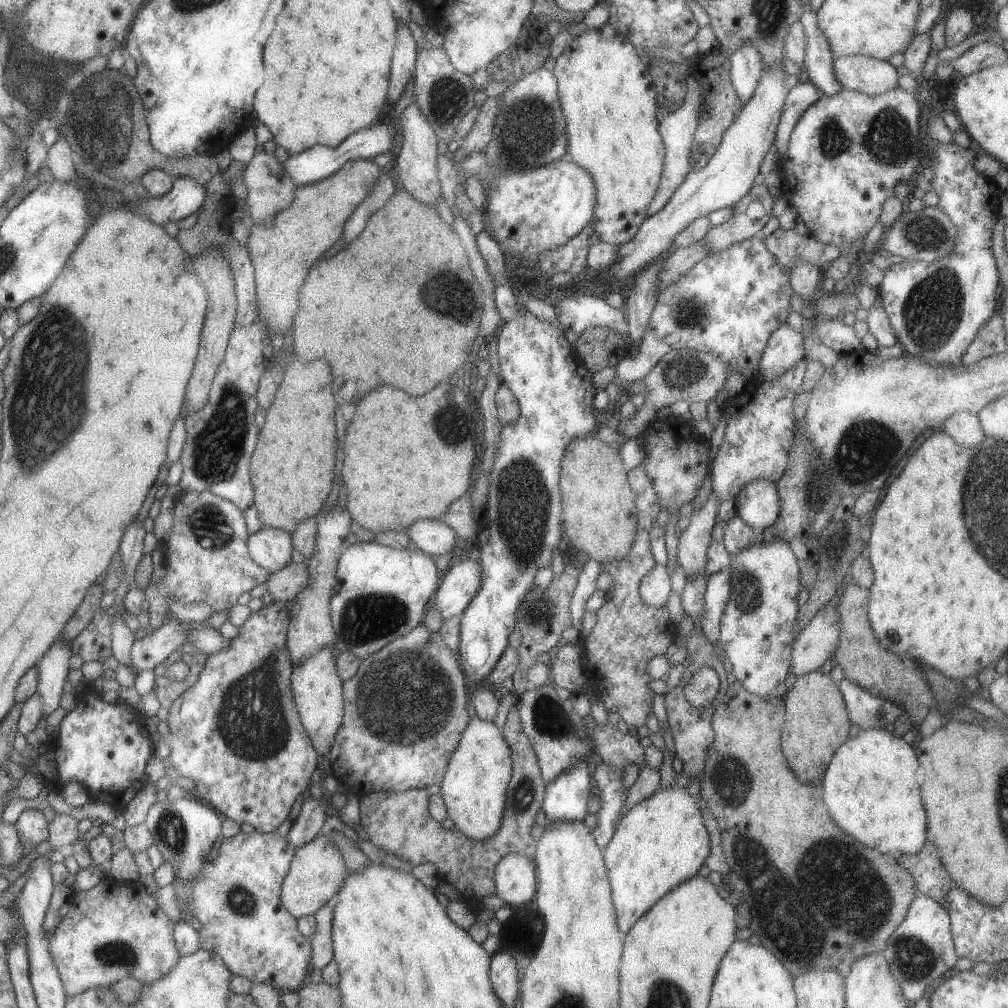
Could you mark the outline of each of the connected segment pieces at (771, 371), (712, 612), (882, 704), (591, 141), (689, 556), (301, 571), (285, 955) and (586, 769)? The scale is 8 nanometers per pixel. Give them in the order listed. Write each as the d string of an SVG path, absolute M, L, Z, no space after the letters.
M787 323L771 332L758 364L759 376L766 381L776 379L803 360L803 339L801 332Z
M730 568L711 573L706 578L704 615L700 630L713 645L719 644L719 621L730 593Z
M840 680L837 688L842 694L848 719L852 724L857 724L861 731L883 729L900 737L903 732L913 728L905 712L901 718L901 709L896 704L865 692L865 689L853 684L853 681Z
M606 23L599 30L586 29L581 36L571 38L571 42L567 48L554 59L554 67L552 70L555 76L558 99L565 119L565 134L567 144L567 156L573 164L577 164L579 168L583 168L585 172L589 172L590 179L593 181L595 187L595 204L592 212L592 229L598 236L600 241L610 244L611 246L620 247L622 244L629 242L633 235L639 230L641 223L647 218L646 208L653 200L662 173L662 164L664 159L664 144L662 143L661 135L658 131L658 122L655 114L657 114L657 103L655 100L657 91L652 86L651 77L648 73L648 65L645 66L643 62L637 57L636 48L623 36L617 32L609 23Z
M714 493L697 510L691 512L689 525L683 532L678 532L676 544L676 558L684 576L689 579L698 577L706 572L706 550L712 543L711 528L716 520L718 502Z
M290 562L286 564L280 571L268 573L268 577L264 586L267 594L274 601L283 601L290 604L308 581L308 570L306 564Z
M239 830L233 837L219 839L211 860L204 864L192 883L187 885L174 880L172 884L176 898L184 898L194 912L193 917L200 922L200 948L217 955L232 975L245 977L253 985L268 984L278 992L296 992L303 986L311 960L310 939L298 931L296 918L281 906L280 901L280 886L294 850L285 837L275 832L246 834Z
M579 760L551 783L545 783L541 809L547 827L561 821L583 822L583 817L588 814L585 804L594 792L591 769L591 762Z

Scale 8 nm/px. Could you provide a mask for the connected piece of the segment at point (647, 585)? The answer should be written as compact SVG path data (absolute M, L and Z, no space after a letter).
M655 565L638 584L641 600L649 606L665 607L667 597L672 592L665 566Z

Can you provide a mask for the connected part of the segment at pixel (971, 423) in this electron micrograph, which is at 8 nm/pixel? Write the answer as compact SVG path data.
M968 411L952 414L944 422L943 431L957 444L967 447L979 444L980 440L985 437L980 427L978 415Z

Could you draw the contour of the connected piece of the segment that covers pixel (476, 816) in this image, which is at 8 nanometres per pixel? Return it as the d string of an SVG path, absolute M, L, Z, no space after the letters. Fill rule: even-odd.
M477 716L468 720L465 730L461 733L457 748L452 752L442 781L440 782L440 797L444 800L446 813L453 822L454 828L474 841L484 841L493 836L500 827L505 806L505 795L512 775L512 760L510 748L503 735L494 723L482 721Z

